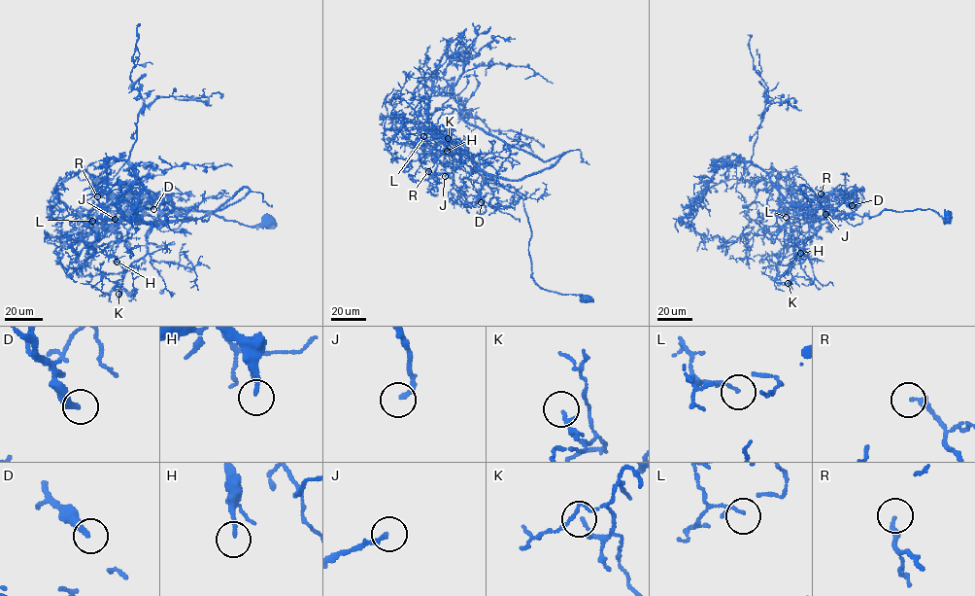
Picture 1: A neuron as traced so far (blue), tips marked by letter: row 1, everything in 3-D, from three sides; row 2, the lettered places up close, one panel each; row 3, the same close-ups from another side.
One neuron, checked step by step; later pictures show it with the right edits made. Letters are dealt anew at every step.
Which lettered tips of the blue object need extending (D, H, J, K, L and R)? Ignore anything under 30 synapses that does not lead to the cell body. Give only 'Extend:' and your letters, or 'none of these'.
Extend: J

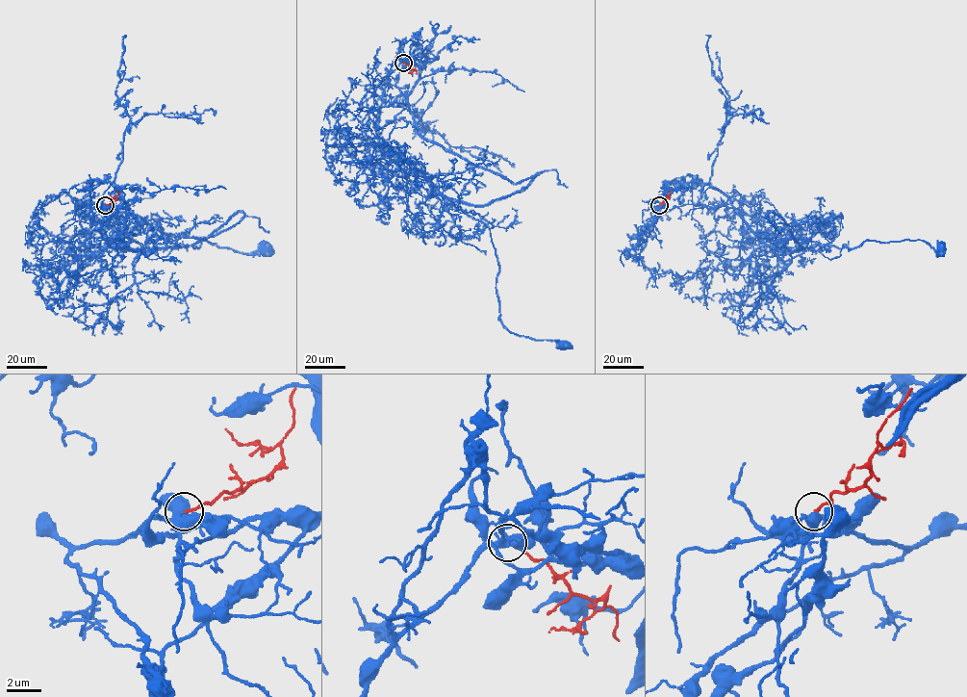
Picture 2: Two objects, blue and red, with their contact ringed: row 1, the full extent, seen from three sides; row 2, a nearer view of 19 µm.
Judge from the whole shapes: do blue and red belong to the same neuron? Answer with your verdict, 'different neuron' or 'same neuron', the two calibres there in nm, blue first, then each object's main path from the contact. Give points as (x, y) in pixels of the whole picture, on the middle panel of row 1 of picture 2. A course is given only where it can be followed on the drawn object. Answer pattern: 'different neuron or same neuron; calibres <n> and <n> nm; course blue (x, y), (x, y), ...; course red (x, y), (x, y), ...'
same neuron; calibres 300 and 150 nm; course blue (403, 63), (386, 81), (379, 142), (489, 227), (500, 322), (564, 345); course red (403, 63), (415, 69), (417, 74)

